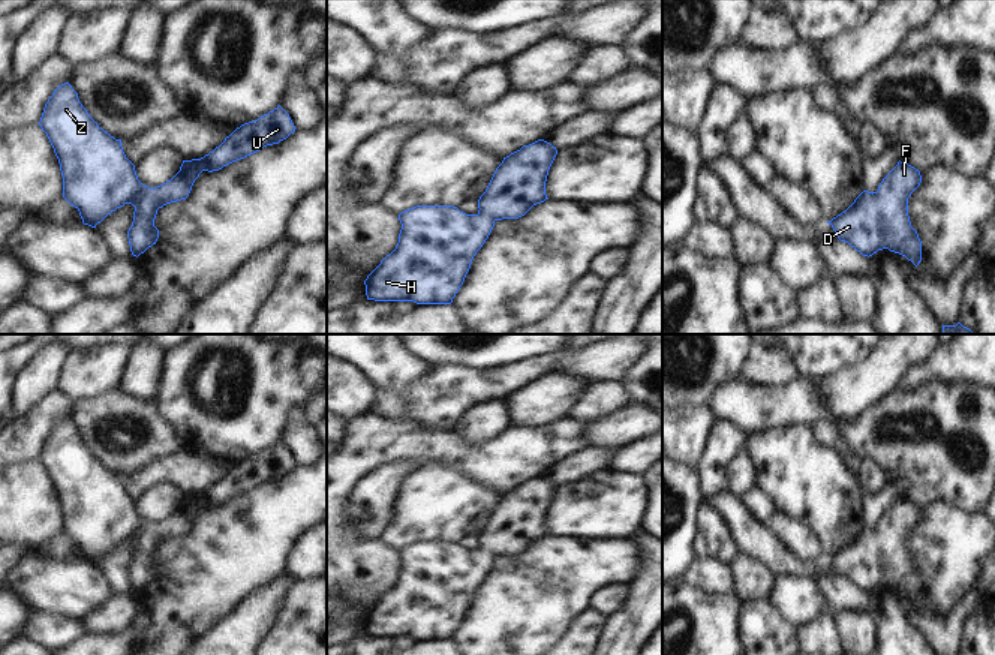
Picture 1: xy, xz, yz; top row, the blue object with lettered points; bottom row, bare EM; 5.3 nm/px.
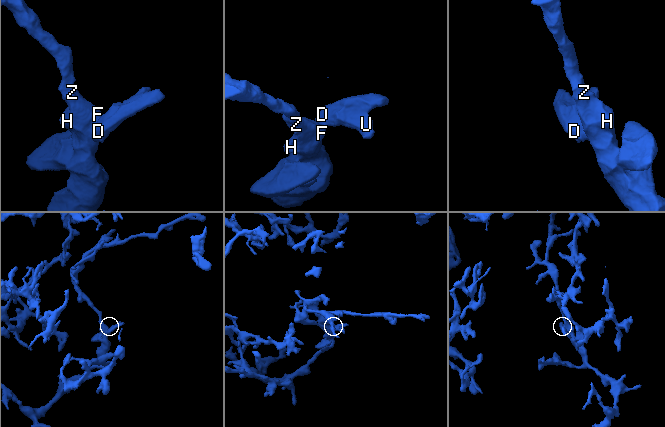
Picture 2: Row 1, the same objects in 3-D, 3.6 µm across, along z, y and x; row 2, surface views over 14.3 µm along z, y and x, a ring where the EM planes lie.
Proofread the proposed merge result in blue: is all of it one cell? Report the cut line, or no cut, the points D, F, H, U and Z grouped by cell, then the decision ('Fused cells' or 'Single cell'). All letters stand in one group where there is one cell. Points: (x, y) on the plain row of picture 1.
No split. Groups: D F H U Z. Single cell

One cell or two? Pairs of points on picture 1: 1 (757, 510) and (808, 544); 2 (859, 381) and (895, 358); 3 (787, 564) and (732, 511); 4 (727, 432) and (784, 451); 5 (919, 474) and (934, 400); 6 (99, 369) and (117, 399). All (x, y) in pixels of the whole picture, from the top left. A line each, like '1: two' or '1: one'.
1: one
2: one
3: one
4: two
5: one
6: two

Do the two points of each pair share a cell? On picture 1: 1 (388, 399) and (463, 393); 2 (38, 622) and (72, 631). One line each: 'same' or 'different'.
1: same
2: same

